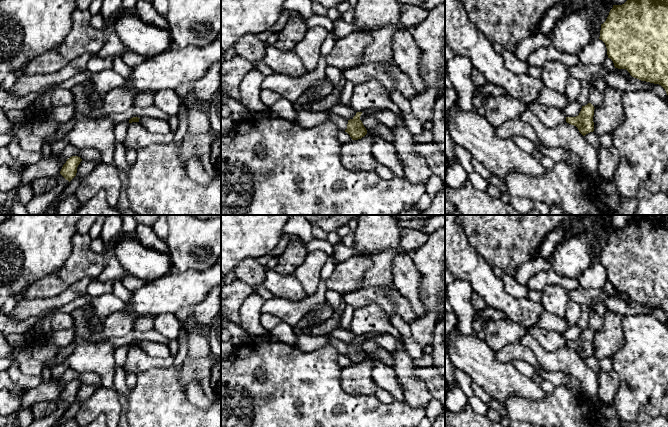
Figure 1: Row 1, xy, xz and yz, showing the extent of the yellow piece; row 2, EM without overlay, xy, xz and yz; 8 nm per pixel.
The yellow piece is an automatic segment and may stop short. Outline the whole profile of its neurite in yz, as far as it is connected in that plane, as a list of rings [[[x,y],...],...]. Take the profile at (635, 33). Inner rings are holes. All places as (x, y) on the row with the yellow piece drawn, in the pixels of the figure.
[[[627,0],[622,5],[613,5],[606,21],[601,24],[599,39],[605,43],[608,58],[613,61],[615,68],[626,69],[632,77],[641,81],[661,85],[668,95],[668,0]]]

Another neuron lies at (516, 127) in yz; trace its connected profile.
[[[520,117],[509,119],[495,127],[494,130],[498,137],[504,139],[512,139],[514,137],[527,138],[534,143],[535,149],[541,152],[543,156],[553,159],[554,162],[564,160],[568,162],[577,173],[587,174],[581,159],[575,153],[561,147],[545,147],[534,132],[533,128]]]

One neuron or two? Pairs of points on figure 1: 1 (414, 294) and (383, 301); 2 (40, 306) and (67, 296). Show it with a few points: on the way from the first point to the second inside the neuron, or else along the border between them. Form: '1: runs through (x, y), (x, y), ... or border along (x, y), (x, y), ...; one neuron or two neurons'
1: border along (391, 283), (396, 290); two neurons
2: runs through (47, 304), (60, 300); one neuron

